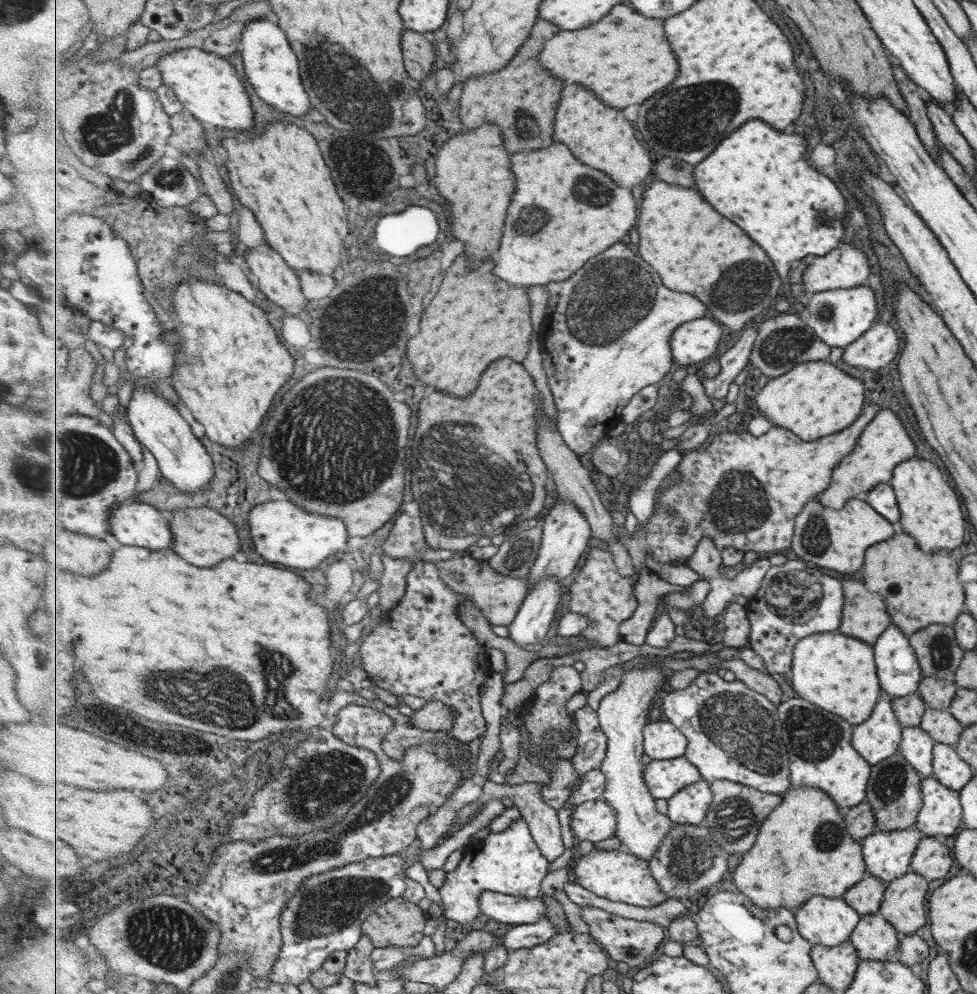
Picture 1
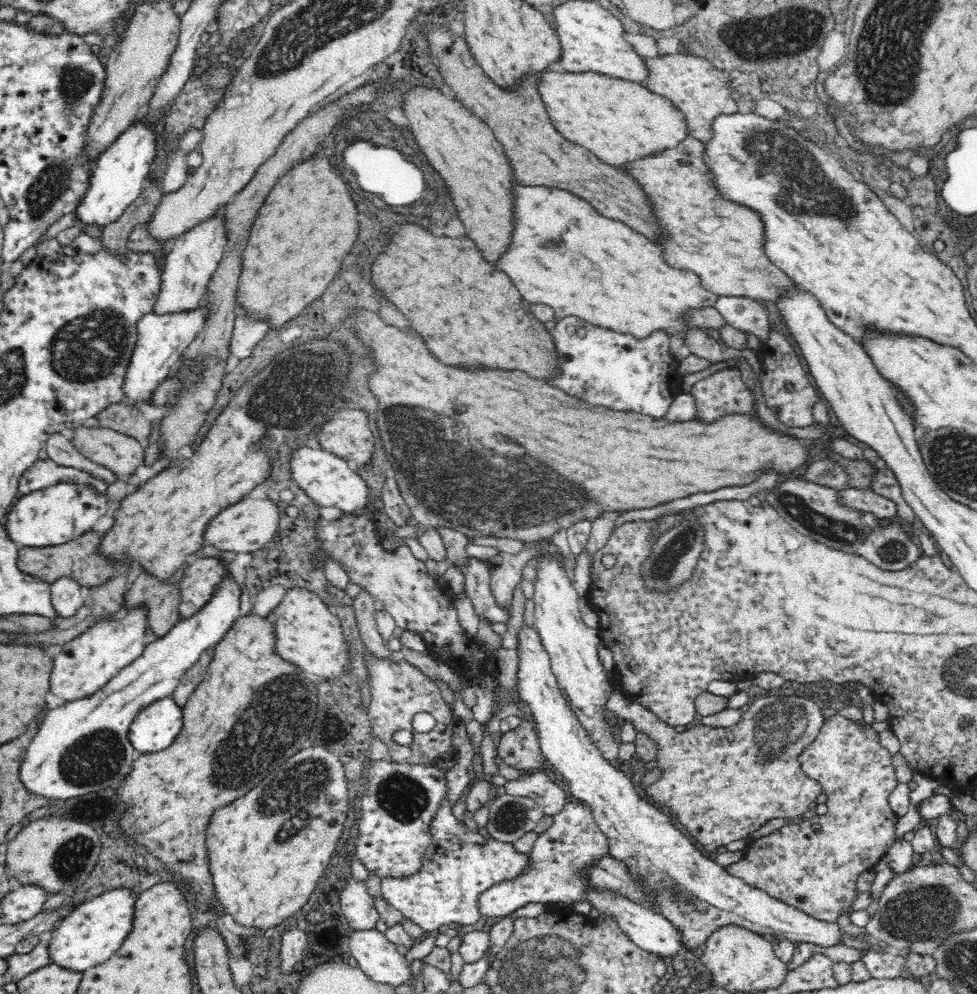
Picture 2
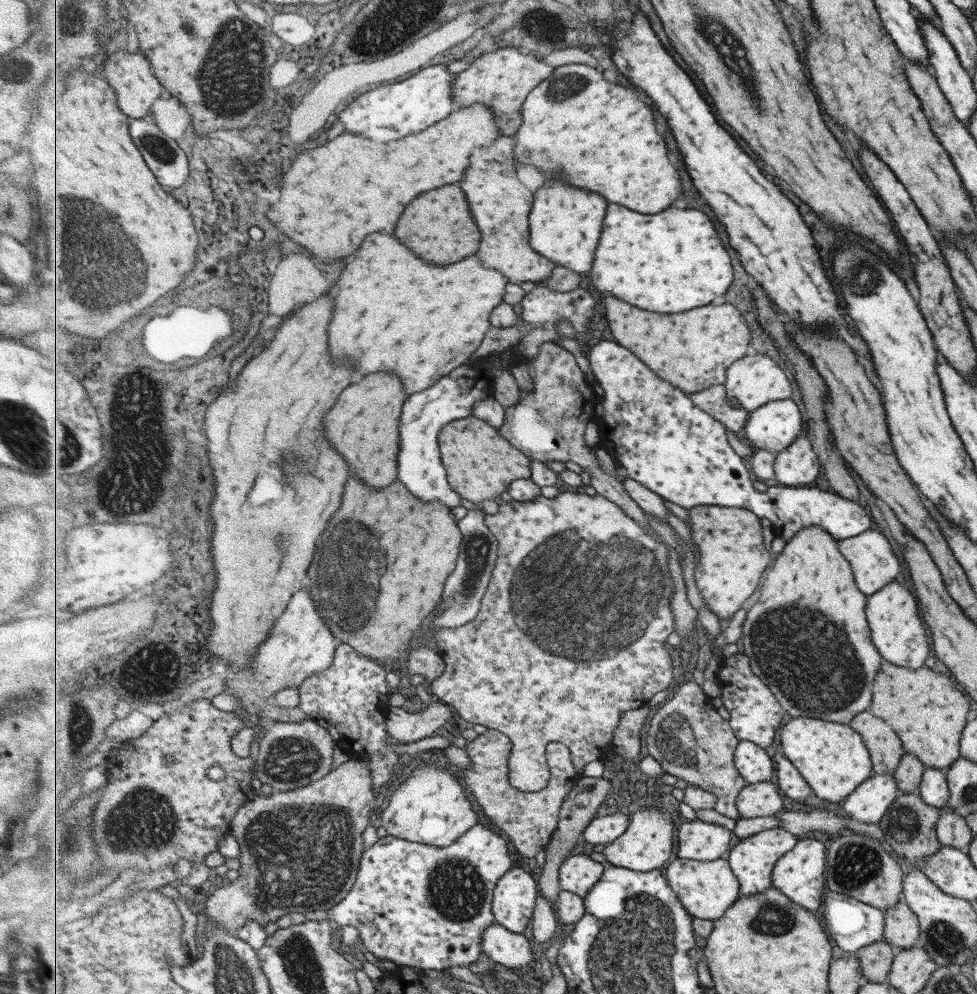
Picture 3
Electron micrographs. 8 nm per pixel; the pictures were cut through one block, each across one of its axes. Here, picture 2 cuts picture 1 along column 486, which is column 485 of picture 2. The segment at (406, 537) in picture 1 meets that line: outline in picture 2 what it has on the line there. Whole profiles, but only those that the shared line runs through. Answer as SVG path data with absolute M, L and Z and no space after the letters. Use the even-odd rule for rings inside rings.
M470 557L460 571L464 574L464 593L471 599L476 614L488 622L504 623L510 618L510 610L497 604L491 590L492 568L496 565Z

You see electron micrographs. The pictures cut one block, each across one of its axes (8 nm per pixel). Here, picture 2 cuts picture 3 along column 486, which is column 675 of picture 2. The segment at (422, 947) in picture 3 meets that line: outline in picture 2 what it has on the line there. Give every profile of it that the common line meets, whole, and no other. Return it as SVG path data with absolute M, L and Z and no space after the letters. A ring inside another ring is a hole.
M521 626L518 632L518 656L521 659L520 671L517 674L518 692L526 710L535 721L535 729L543 755L566 778L565 782L570 786L571 795L593 811L593 819L608 839L609 856L616 859L625 868L628 879L633 884L637 884L645 896L649 896L650 907L673 924L679 934L681 948L689 952L689 956L693 958L694 955L699 955L710 933L720 925L728 923L739 924L761 934L780 934L794 943L808 942L822 946L842 943L840 941L842 931L838 923L830 924L816 920L770 896L766 891L754 888L740 877L732 876L732 873L727 871L727 867L706 858L706 854L700 854L698 848L690 842L690 838L684 836L682 830L674 826L674 820L670 820L670 814L667 812L662 814L658 806L652 806L650 802L638 796L632 780L600 756L597 748L592 746L586 731L577 722L567 700L560 692L556 677L550 671L549 657L534 627Z

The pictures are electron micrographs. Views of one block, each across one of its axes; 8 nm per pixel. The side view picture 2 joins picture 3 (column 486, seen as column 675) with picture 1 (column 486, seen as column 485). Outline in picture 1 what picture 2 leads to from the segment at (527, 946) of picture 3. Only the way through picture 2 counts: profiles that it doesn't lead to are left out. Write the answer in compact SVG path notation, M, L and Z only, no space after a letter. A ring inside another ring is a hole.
M489 890L481 895L481 912L512 927L539 922L548 914L548 908L542 896L529 899Z

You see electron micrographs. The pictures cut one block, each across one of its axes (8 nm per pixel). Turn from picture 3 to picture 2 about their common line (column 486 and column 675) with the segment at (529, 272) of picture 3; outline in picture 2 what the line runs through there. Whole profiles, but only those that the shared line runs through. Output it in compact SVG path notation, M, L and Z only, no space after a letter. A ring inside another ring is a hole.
M688 135L678 146L630 168L632 176L644 184L656 204L656 214L670 232L670 240L664 246L668 262L700 274L703 286L718 296L744 295L773 301L792 296L797 284L764 251L766 226L762 216L750 206L720 194L706 156L707 144Z

